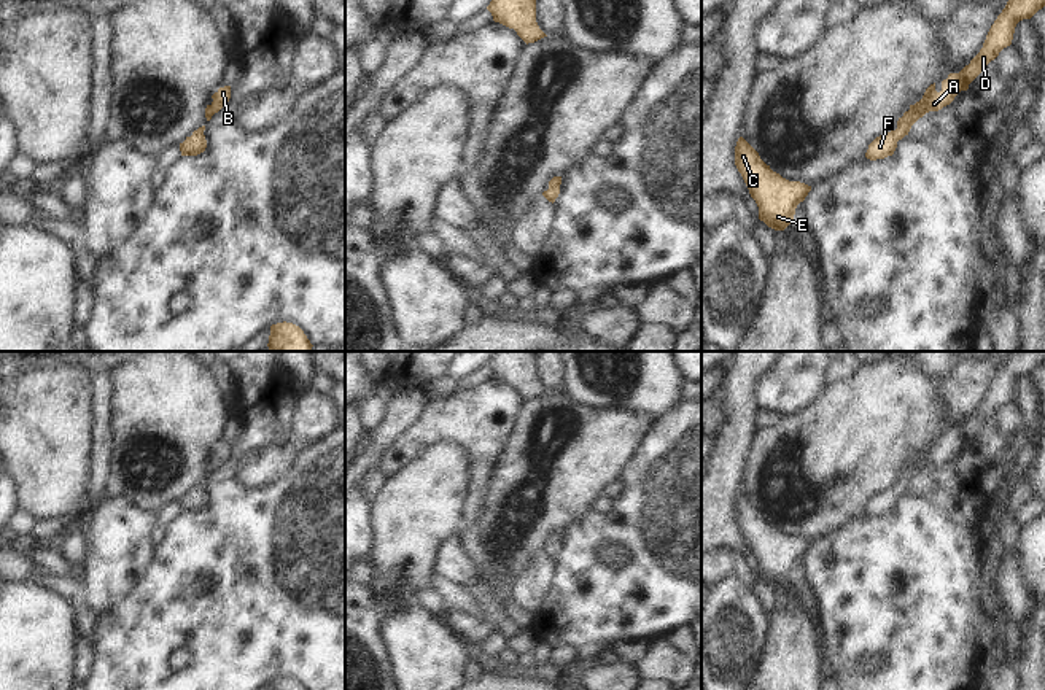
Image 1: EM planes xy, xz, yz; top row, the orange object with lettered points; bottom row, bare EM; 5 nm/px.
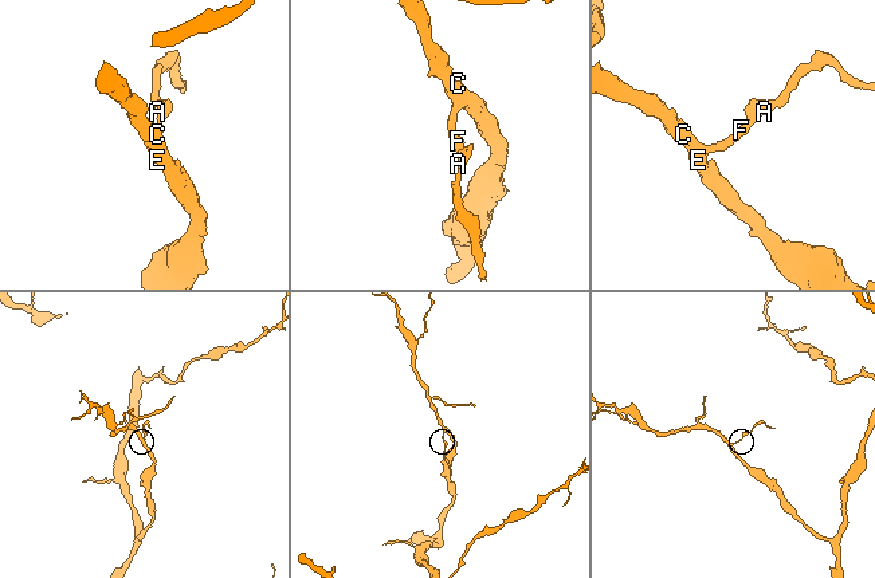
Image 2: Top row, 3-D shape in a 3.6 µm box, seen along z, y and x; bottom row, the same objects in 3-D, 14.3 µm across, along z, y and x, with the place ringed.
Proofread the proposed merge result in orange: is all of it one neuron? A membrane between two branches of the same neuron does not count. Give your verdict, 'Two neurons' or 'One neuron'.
One neuron.

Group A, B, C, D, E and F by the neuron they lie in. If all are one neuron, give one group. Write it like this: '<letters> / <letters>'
A B C D E F

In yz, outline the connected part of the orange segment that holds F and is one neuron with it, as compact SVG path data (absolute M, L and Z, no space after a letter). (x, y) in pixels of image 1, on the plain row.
M1012 351L991 382L983 404L959 429L950 429L942 437L942 447L935 447L935 439L930 440L923 455L903 469L897 477L897 485L876 493L865 509L870 517L892 512L897 498L908 491L911 482L929 467L938 467L950 461L961 447L967 447L969 440L994 417L999 409L1012 401L1015 383L1023 375L1031 375L1045 362L1045 351Z

